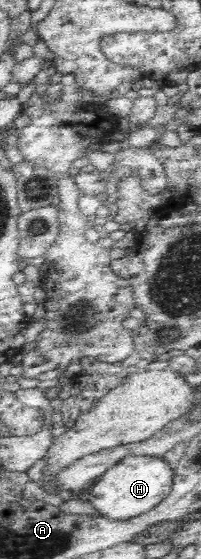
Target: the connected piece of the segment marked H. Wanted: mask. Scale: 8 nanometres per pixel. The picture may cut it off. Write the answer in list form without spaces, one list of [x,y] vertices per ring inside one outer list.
[[[127,454],[112,465],[89,489],[87,501],[95,507],[98,515],[110,518],[128,518],[152,510],[171,493],[174,467],[163,456],[149,454]]]

